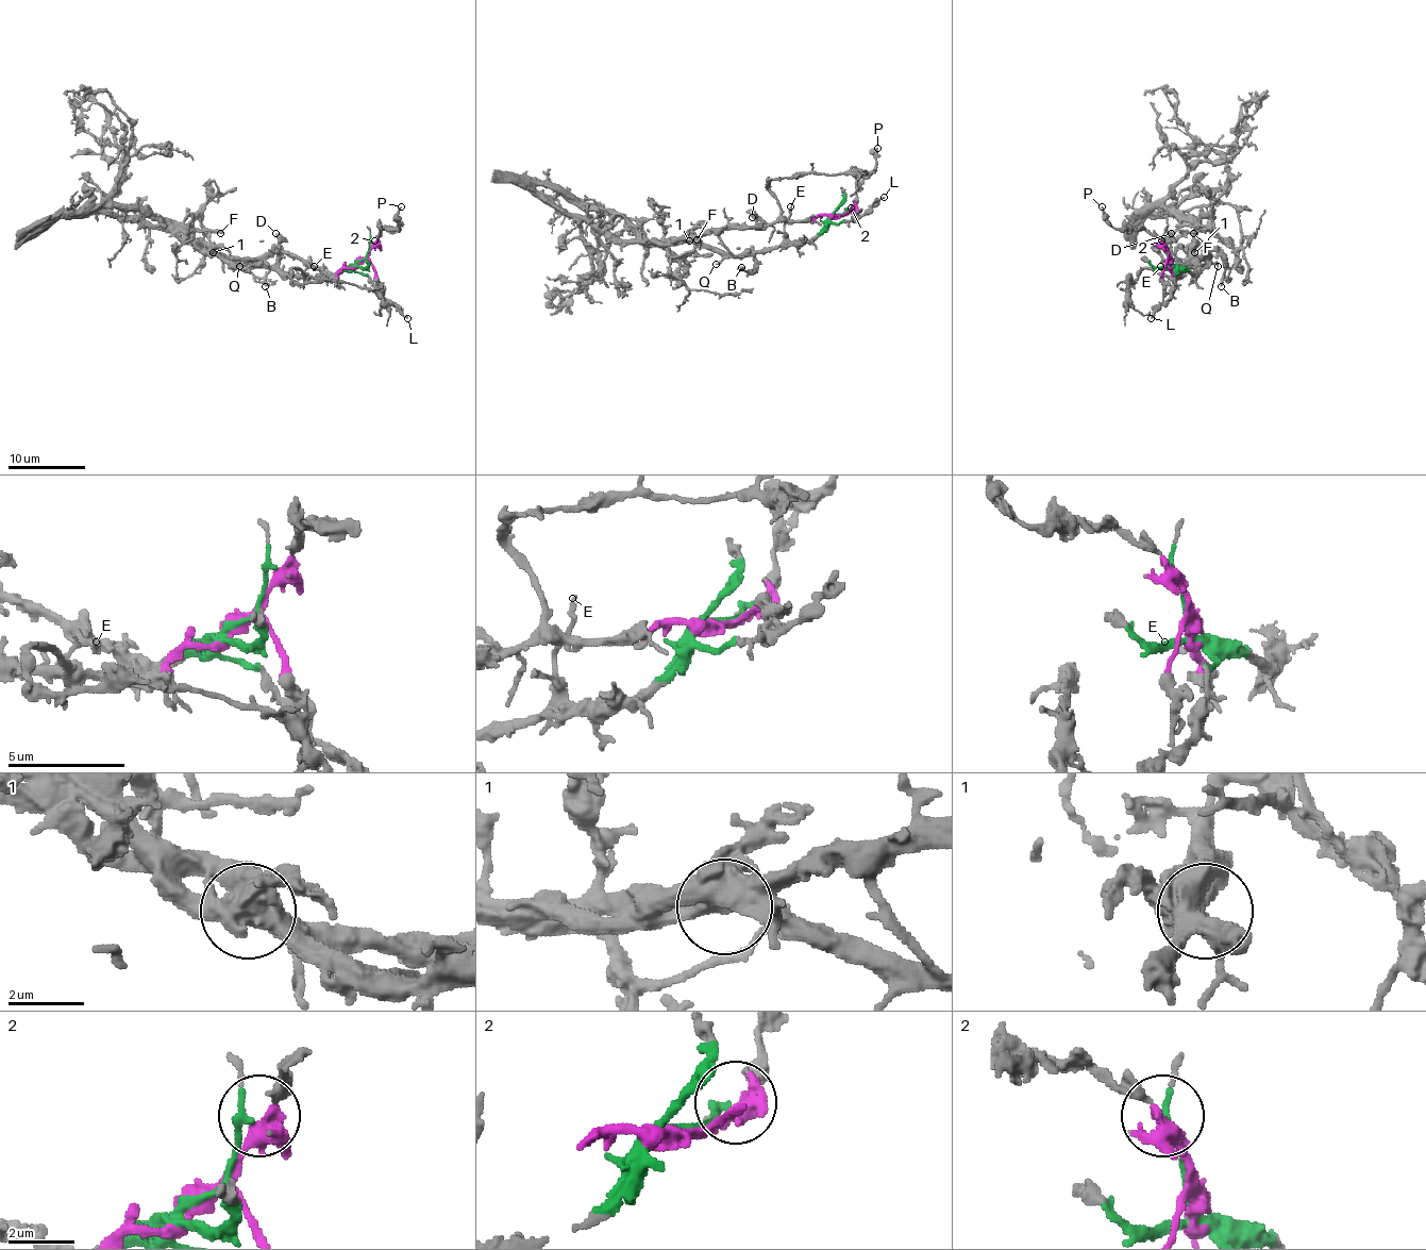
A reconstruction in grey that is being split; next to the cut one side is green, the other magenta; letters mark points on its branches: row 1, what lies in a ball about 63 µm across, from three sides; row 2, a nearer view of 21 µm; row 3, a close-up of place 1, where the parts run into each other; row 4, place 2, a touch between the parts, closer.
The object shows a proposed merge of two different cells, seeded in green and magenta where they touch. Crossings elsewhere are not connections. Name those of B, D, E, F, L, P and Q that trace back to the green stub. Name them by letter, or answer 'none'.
B, E, F, L, Q

